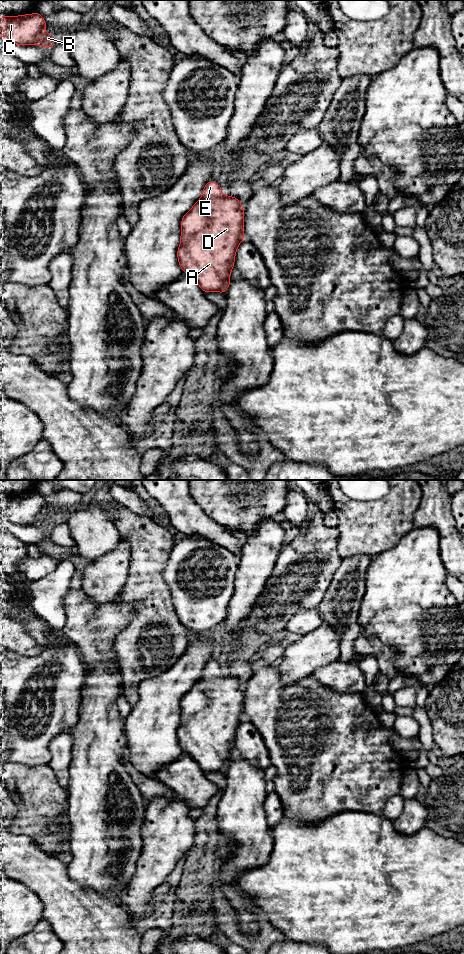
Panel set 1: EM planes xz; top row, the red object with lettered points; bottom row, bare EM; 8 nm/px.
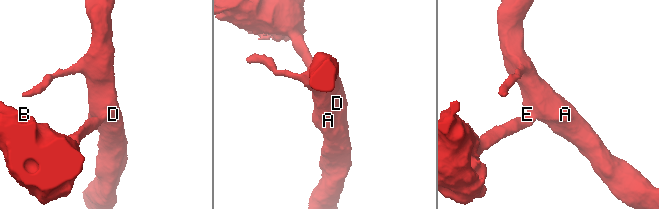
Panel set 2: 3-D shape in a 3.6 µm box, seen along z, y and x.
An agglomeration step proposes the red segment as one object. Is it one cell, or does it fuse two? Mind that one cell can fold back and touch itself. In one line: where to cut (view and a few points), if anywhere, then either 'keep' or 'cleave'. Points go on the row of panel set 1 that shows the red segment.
cut none; keep

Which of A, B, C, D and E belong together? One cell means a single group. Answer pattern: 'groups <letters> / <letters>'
groups A B C D E

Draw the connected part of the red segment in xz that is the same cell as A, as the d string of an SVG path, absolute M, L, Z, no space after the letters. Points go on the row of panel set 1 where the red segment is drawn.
M208 181L201 198L182 217L178 262L184 273L196 281L203 292L226 293L234 268L237 248L244 238L244 209L233 196L223 195L222 187Z

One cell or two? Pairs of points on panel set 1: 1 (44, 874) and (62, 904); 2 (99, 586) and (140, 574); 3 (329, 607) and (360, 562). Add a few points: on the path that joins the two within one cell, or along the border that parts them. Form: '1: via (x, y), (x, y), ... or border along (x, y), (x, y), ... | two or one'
1: via (50, 881), (62, 897) | one
2: border along (129, 555), (128, 576), (118, 596) | two
3: via (340, 596), (347, 589), (351, 573) | one

